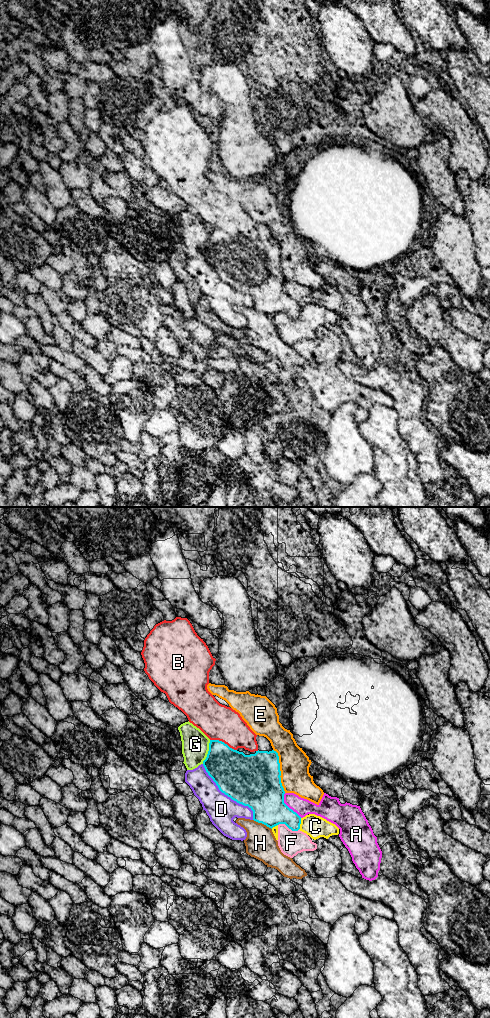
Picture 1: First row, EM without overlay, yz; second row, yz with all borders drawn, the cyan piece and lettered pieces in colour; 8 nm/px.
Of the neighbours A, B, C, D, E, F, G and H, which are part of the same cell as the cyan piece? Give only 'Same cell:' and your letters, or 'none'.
Same cell: none

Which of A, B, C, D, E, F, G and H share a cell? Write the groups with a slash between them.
A / B / C F / D / E / G / H

